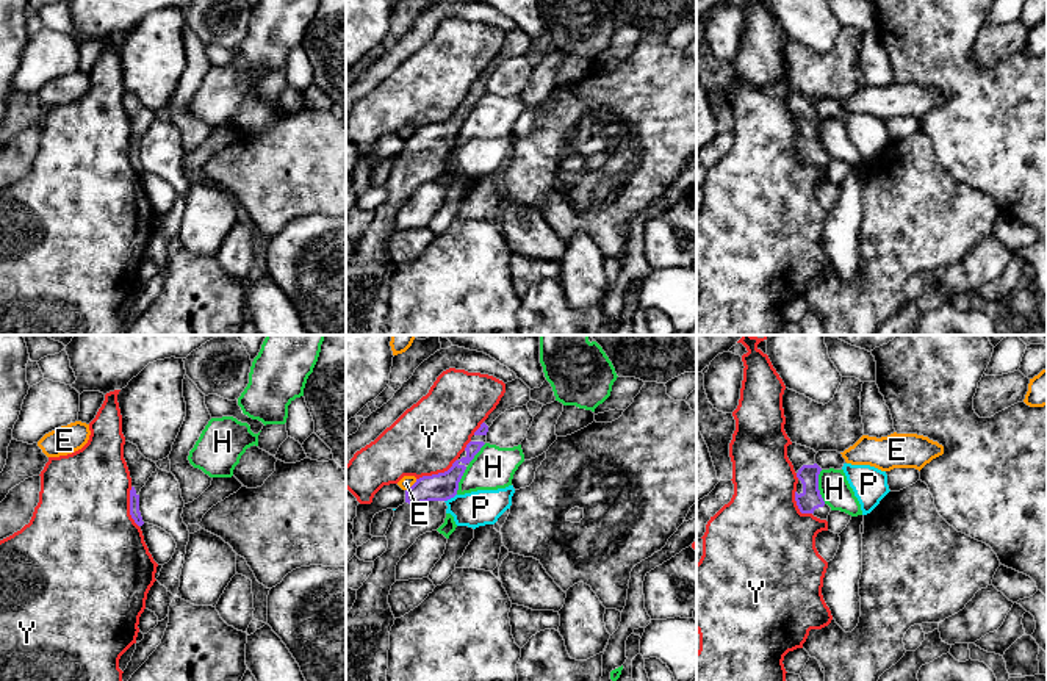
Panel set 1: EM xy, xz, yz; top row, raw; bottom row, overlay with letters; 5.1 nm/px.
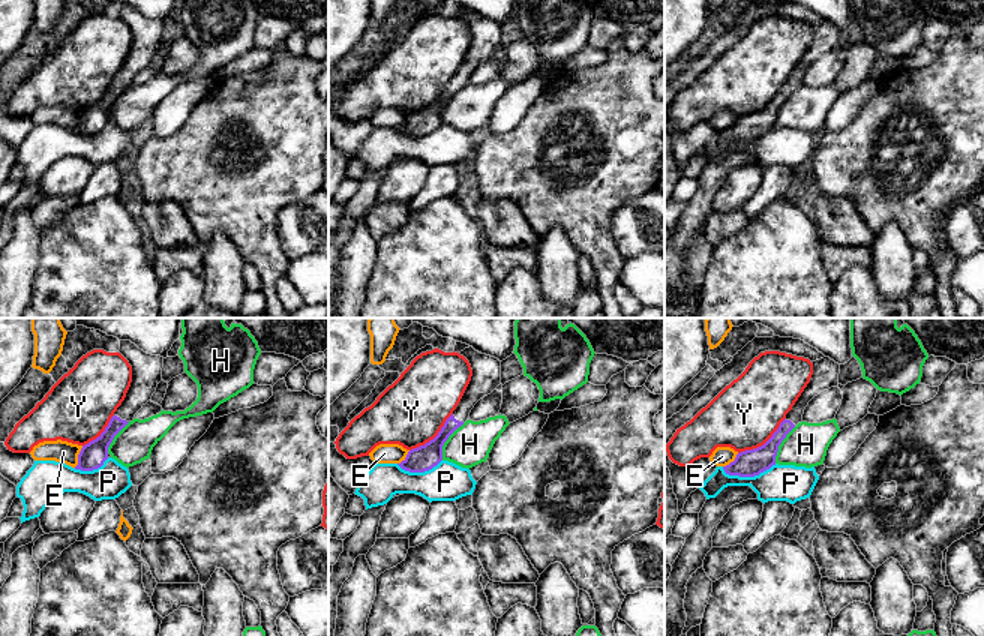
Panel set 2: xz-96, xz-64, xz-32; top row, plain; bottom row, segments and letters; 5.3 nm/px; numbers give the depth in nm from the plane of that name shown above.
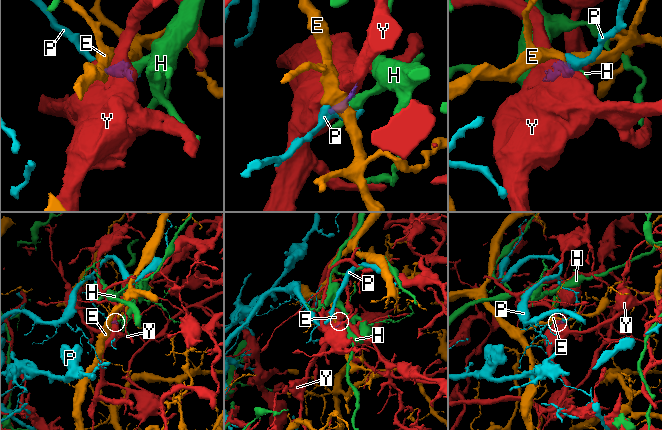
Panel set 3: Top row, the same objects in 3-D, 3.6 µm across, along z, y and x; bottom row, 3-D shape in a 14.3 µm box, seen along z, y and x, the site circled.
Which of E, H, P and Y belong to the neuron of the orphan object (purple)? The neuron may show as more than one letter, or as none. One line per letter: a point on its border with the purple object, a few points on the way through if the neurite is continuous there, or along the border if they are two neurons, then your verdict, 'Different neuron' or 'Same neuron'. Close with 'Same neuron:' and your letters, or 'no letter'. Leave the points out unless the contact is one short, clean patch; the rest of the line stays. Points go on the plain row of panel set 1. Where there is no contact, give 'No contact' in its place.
E: Touches purple at xz (412, 135). Boundary: xz (417, 129), (406, 140). Different neuron
H: Touches purple at yz (817, 136). Boundary: yz (820, 119), (819, 143), (825, 152). Different neuron
P: Touches purple at xz (449, 147). Boundary: xz (456, 143), (445, 151). Different neuron
Y: Touches purple at xz (438, 122). Different neuron
Same neuron: no letter

